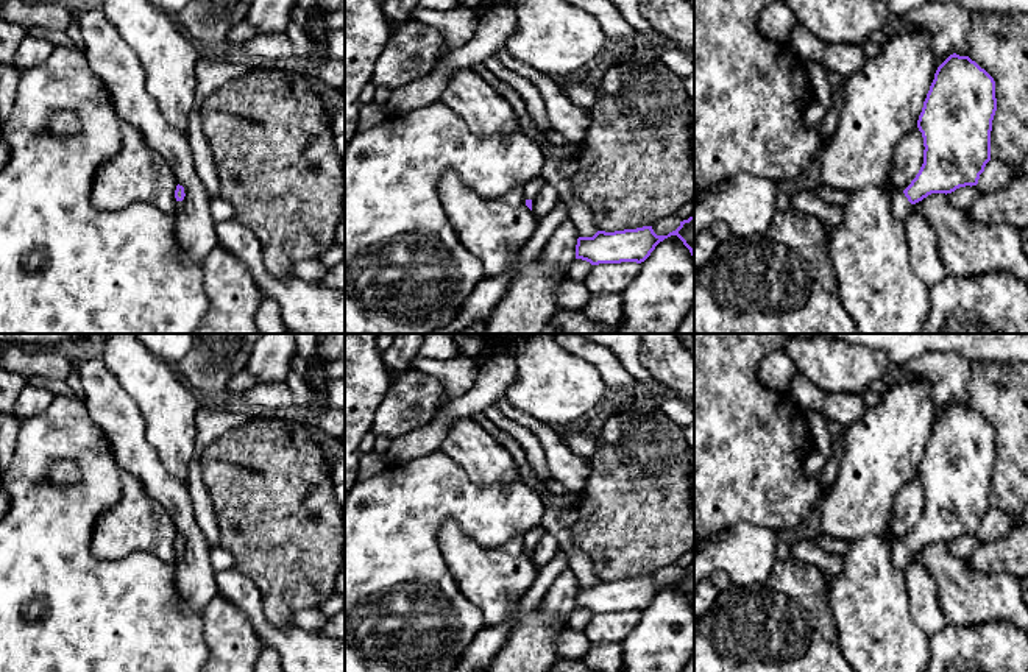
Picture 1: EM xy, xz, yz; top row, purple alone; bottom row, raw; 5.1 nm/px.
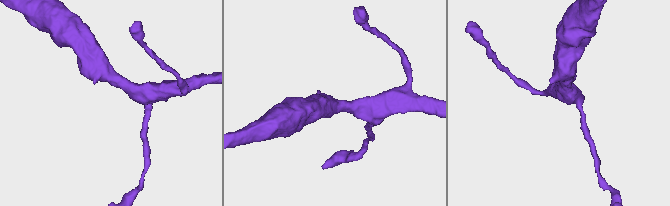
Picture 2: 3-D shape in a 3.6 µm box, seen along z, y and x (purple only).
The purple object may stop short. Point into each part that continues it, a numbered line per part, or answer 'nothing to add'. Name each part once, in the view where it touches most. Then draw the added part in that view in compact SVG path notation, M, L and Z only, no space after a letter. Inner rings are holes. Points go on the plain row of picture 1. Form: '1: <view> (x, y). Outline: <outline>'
1: yz (900, 555). Outline: M891 539L889 544L891 544L891 558L894 566L897 569L905 569L913 554L900 539Z

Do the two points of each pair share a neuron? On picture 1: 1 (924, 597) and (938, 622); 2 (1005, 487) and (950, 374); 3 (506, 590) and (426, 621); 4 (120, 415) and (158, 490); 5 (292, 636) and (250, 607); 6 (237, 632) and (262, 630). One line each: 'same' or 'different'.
1: same
2: different
3: different
4: same
5: same
6: different

